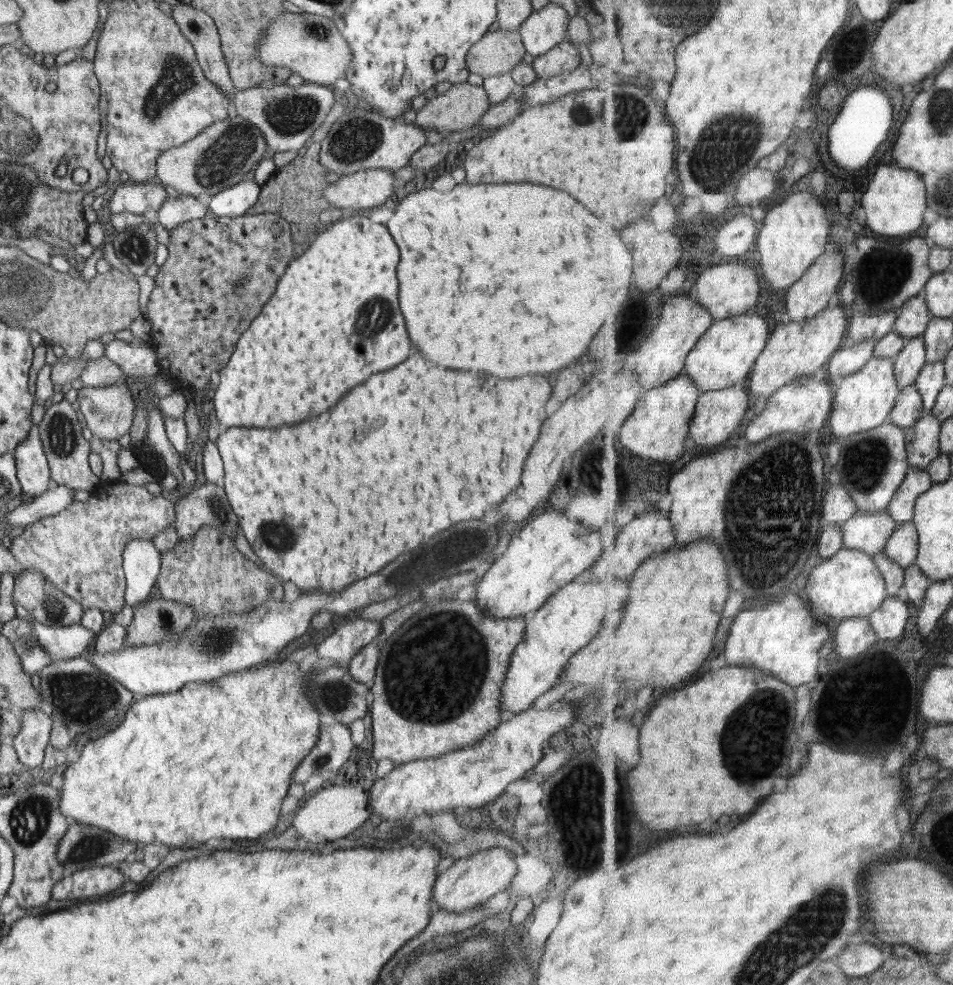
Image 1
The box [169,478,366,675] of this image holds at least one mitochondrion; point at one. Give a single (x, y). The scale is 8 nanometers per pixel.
(214, 640)

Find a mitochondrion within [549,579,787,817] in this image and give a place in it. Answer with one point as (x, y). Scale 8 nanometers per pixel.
(737, 769)

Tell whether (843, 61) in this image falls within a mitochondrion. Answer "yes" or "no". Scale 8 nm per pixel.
no

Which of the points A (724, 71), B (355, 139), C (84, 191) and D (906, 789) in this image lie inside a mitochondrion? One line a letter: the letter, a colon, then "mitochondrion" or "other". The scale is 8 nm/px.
A: other
B: mitochondrion
C: other
D: other

